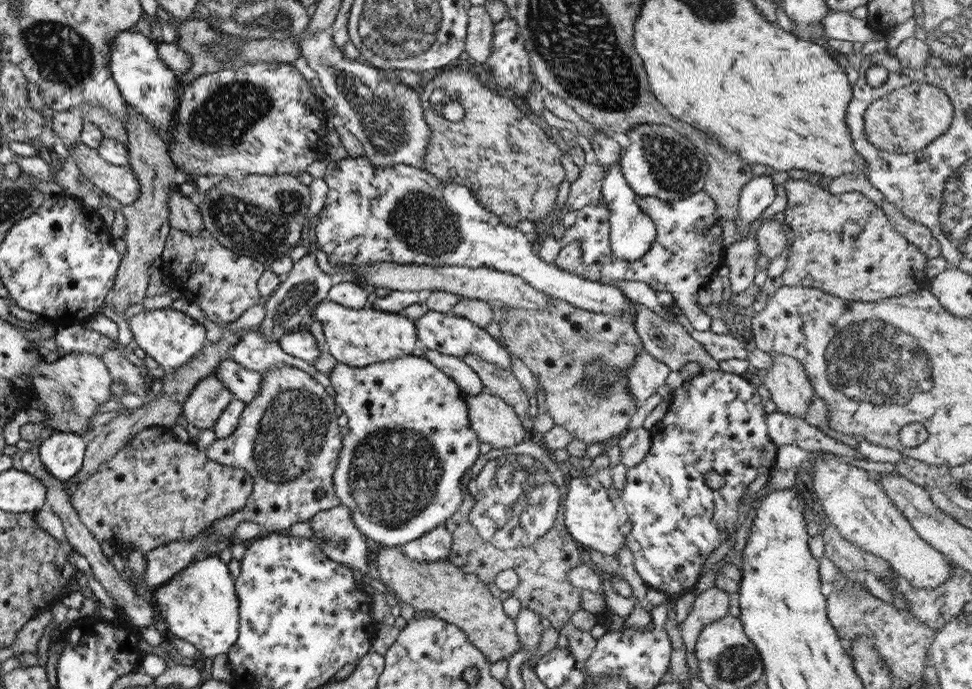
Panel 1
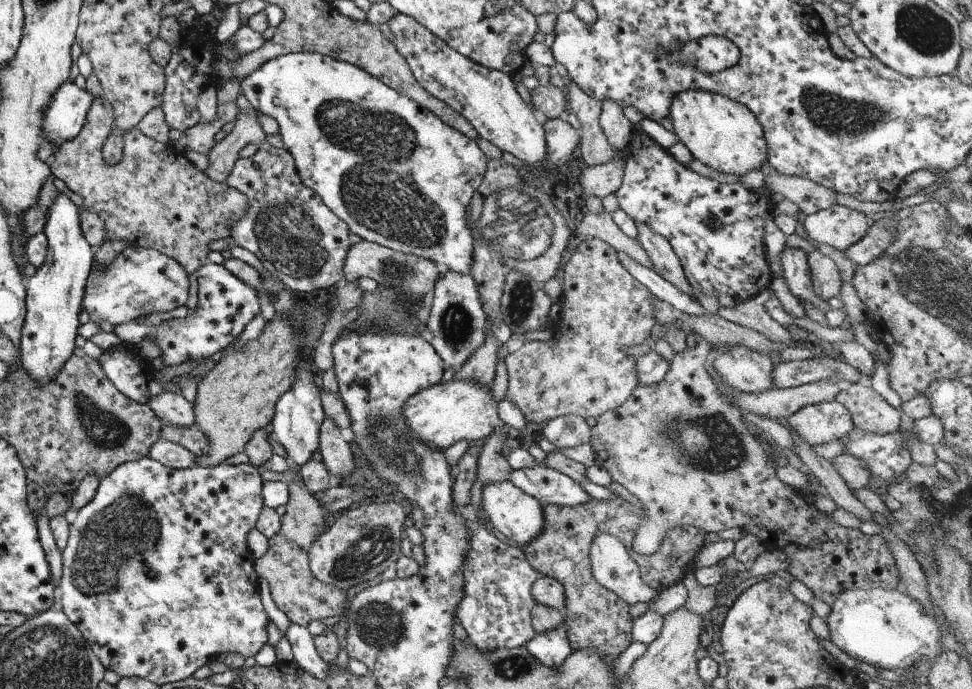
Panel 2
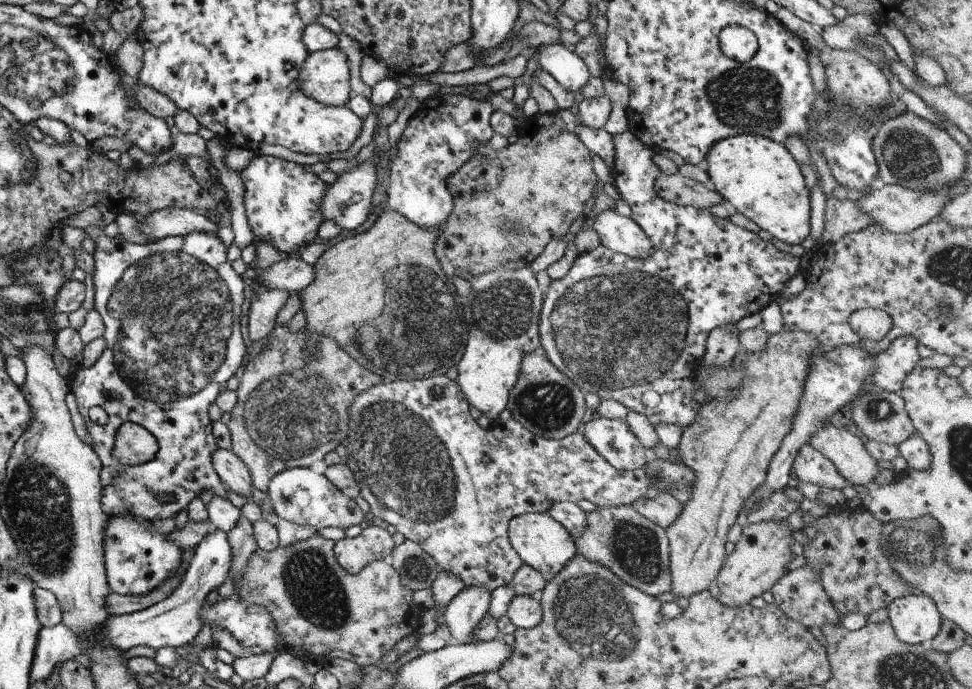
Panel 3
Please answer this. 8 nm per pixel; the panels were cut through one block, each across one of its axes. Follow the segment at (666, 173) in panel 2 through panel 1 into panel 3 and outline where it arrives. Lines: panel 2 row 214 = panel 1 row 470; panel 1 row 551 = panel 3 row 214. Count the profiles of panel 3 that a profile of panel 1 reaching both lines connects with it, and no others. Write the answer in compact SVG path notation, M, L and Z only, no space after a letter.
M631 130L615 134L612 137L614 146L612 178L613 185L617 188L619 196L627 203L631 212L630 219L637 223L637 226L649 238L653 246L653 252L645 260L629 258L624 254L605 254L607 250L603 245L597 246L589 252L583 252L575 257L567 273L560 279L551 279L546 289L545 299L542 300L541 310L538 316L538 337L540 351L547 357L547 360L563 376L566 376L581 390L582 393L596 394L600 400L614 400L625 405L628 410L633 410L643 414L651 426L657 424L673 424L679 426L679 432L683 428L689 428L695 422L697 410L700 405L693 400L694 383L692 381L699 364L700 358L705 354L705 343L710 330L725 324L734 324L738 320L750 314L758 313L771 301L776 301L776 297L781 292L785 282L793 278L800 269L800 260L789 253L783 253L771 244L757 236L757 233L747 231L727 219L718 218L711 215L708 209L693 208L693 206L677 206L671 202L663 200L657 196L653 190L653 182L659 176L659 168L653 163L652 156L655 153L648 146L645 146Z

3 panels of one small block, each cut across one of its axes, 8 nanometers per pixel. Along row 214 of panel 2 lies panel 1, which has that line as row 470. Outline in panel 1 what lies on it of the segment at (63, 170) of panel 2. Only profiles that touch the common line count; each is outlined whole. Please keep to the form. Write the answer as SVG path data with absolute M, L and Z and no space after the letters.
M153 426L138 431L115 456L77 484L69 495L79 520L97 542L105 540L115 549L123 543L129 543L144 556L168 542L189 542L197 537L208 537L205 534L209 527L215 528L214 533L227 533L218 529L217 520L239 510L251 491L252 481L245 470L209 460L203 450L193 444L177 441L169 427Z

